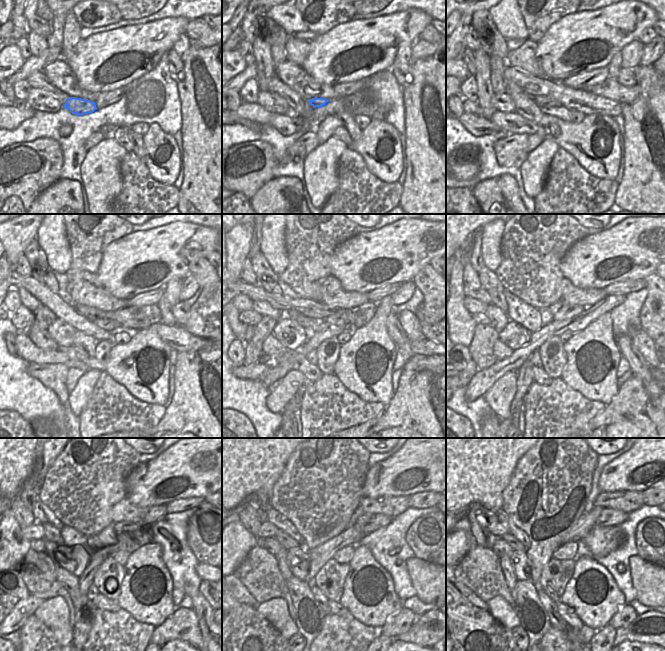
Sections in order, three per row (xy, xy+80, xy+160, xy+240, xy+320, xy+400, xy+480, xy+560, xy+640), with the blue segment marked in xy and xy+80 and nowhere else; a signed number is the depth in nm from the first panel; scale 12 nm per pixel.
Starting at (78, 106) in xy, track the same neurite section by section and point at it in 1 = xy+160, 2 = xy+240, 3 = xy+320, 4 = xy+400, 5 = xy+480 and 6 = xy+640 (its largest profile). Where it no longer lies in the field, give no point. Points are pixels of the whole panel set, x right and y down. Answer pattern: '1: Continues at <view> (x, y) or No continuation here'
1: Continues at xy+160 (545, 100)
2: Continues at xy+240 (111, 325)
3: Continues at xy+320 (336, 319)
4: Continues at xy+400 (562, 313)
5: Continues at xy+480 (128, 528)
6: Continues at xy+640 (609, 517)

